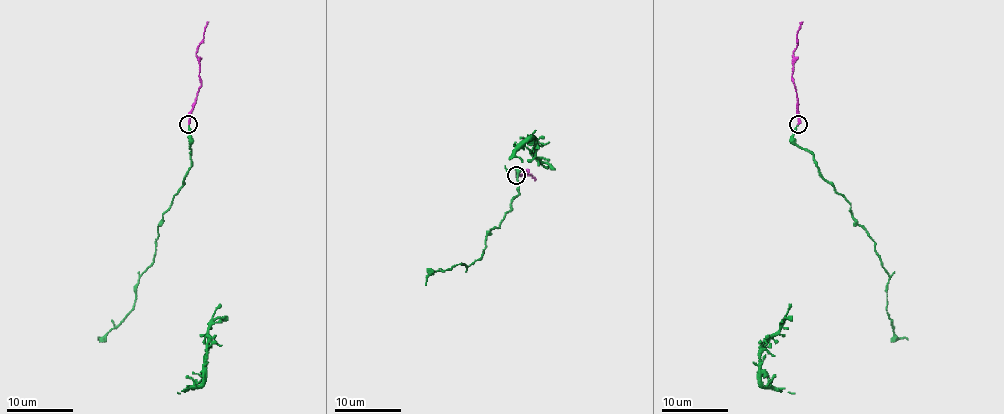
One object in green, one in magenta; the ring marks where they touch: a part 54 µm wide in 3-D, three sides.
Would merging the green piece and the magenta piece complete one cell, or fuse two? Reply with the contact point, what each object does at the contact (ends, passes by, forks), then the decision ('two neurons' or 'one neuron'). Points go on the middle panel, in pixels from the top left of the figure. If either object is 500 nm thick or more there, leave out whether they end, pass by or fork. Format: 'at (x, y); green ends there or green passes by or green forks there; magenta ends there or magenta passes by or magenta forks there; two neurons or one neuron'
at (516, 175); green ends there; magenta ends there; one neuron

